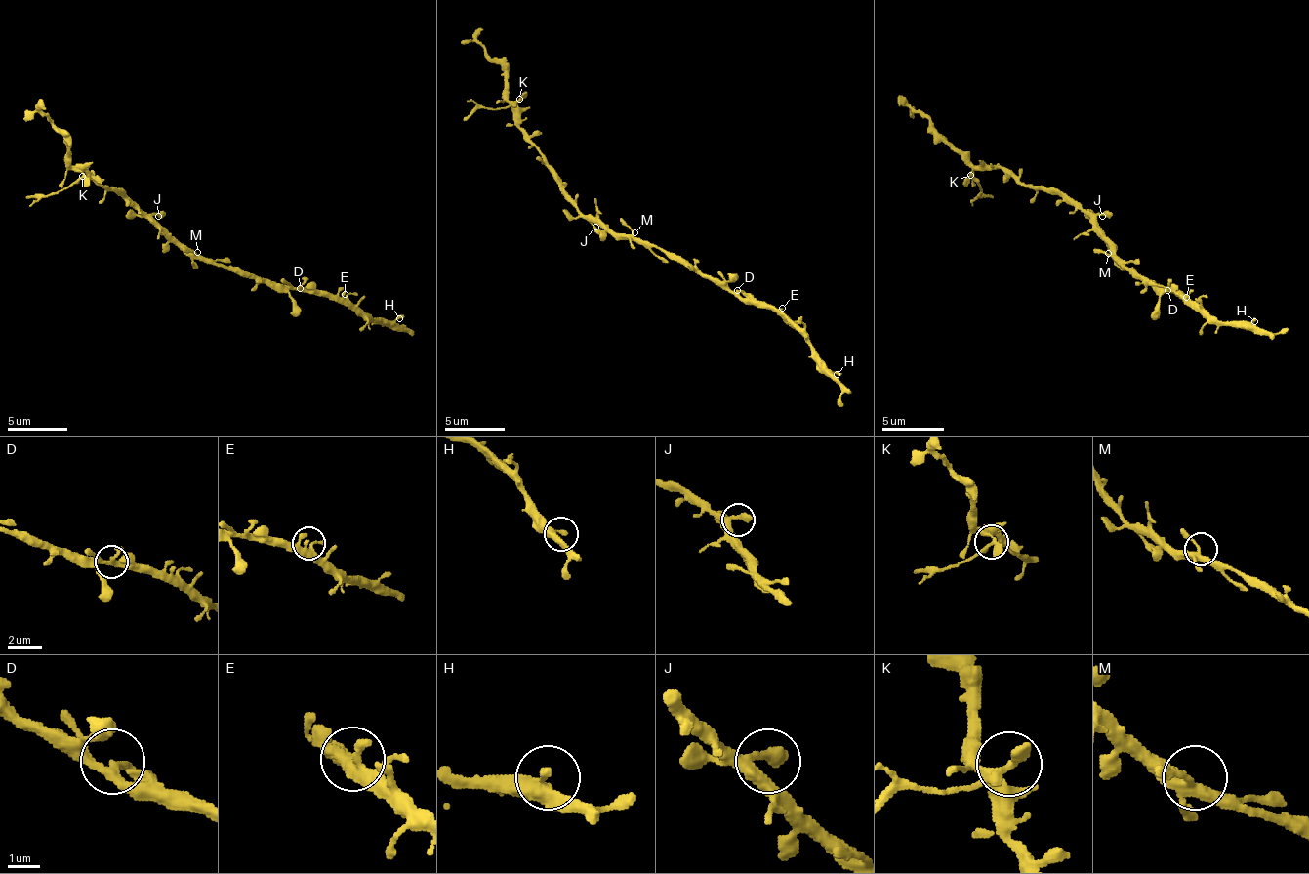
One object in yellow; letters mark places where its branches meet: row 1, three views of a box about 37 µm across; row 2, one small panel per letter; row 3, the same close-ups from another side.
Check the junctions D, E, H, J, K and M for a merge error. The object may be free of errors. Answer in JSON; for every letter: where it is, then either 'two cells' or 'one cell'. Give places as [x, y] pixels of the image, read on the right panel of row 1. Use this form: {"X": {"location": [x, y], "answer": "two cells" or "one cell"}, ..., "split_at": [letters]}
{"D": {"location": [1167, 290], "answer": "one cell"}, "E": {"location": [1186, 297], "answer": "one cell"}, "H": {"location": [1254, 321], "answer": "one cell"}, "J": {"location": [1102, 216], "answer": "one cell"}, "K": {"location": [970, 175], "answer": "two cells"}, "M": {"location": [1108, 253], "answer": "one cell"}, "split_at": ["K"]}

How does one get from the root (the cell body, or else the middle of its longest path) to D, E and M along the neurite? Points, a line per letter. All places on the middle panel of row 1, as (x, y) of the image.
D: (623, 238), (676, 254), (688, 260), (704, 274), (718, 277), (731, 290), (737, 290)
E: (623, 238), (676, 254), (688, 260), (704, 274), (718, 277), (731, 290), (749, 293), (758, 302), (782, 308)
M: (623, 238), (634, 232)

